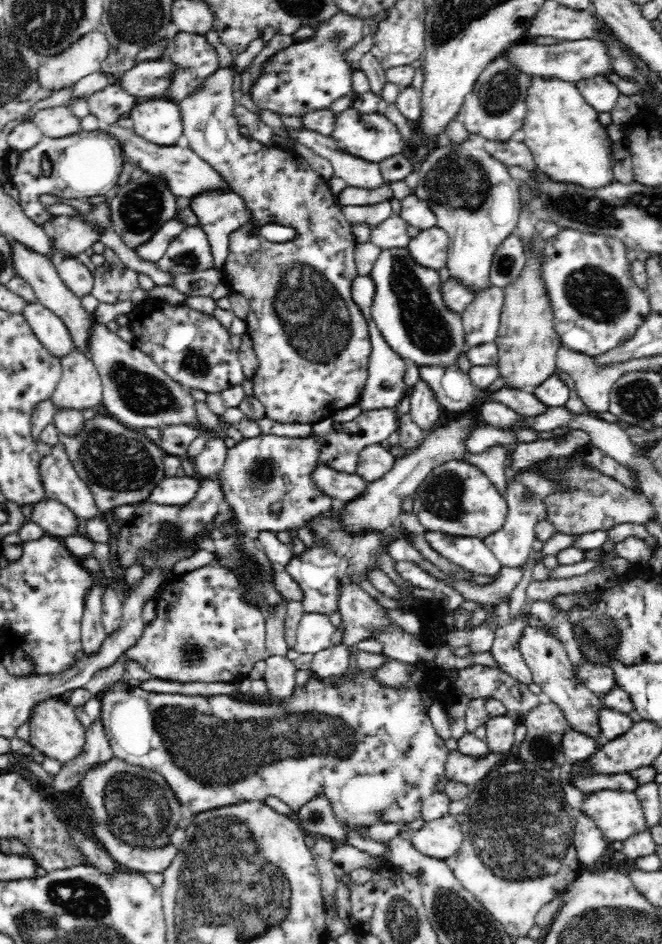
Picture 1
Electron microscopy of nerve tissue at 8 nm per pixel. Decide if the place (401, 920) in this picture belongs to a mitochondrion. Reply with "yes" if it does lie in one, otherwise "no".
yes

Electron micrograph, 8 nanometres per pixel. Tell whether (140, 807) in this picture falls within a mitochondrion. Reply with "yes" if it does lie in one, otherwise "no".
yes

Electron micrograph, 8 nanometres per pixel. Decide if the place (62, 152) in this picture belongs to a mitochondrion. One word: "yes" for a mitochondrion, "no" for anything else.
no

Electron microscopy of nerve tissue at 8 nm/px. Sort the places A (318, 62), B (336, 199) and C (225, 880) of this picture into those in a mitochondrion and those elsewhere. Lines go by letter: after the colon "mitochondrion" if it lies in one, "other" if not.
A: other
B: other
C: mitochondrion

